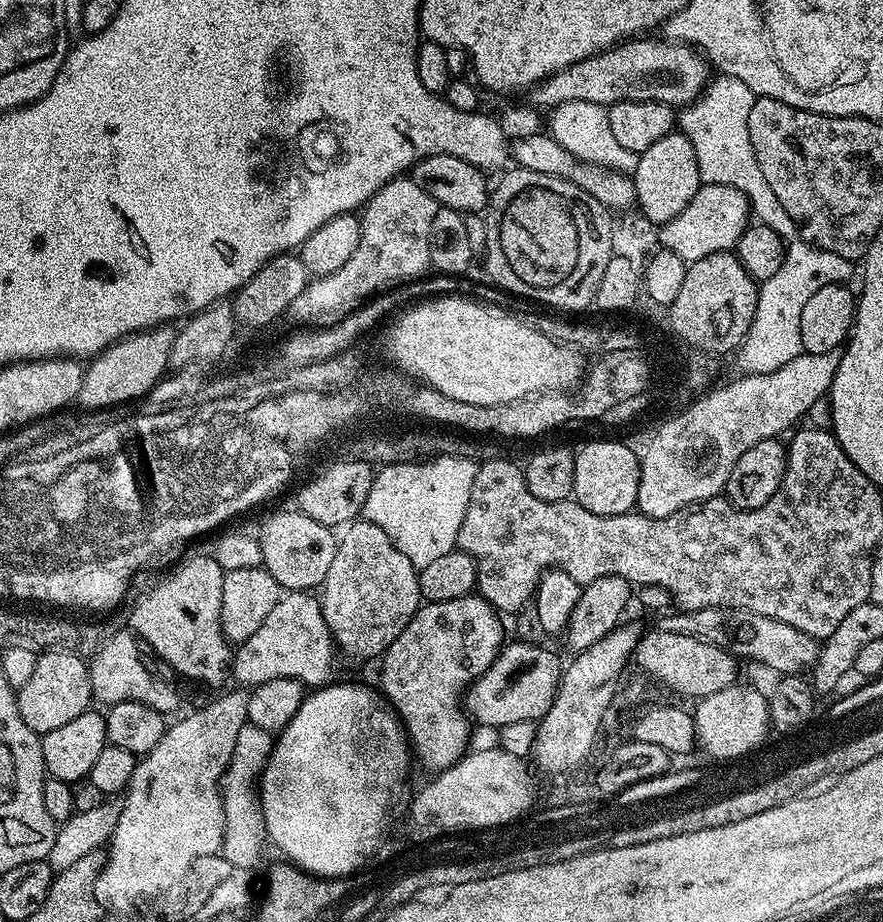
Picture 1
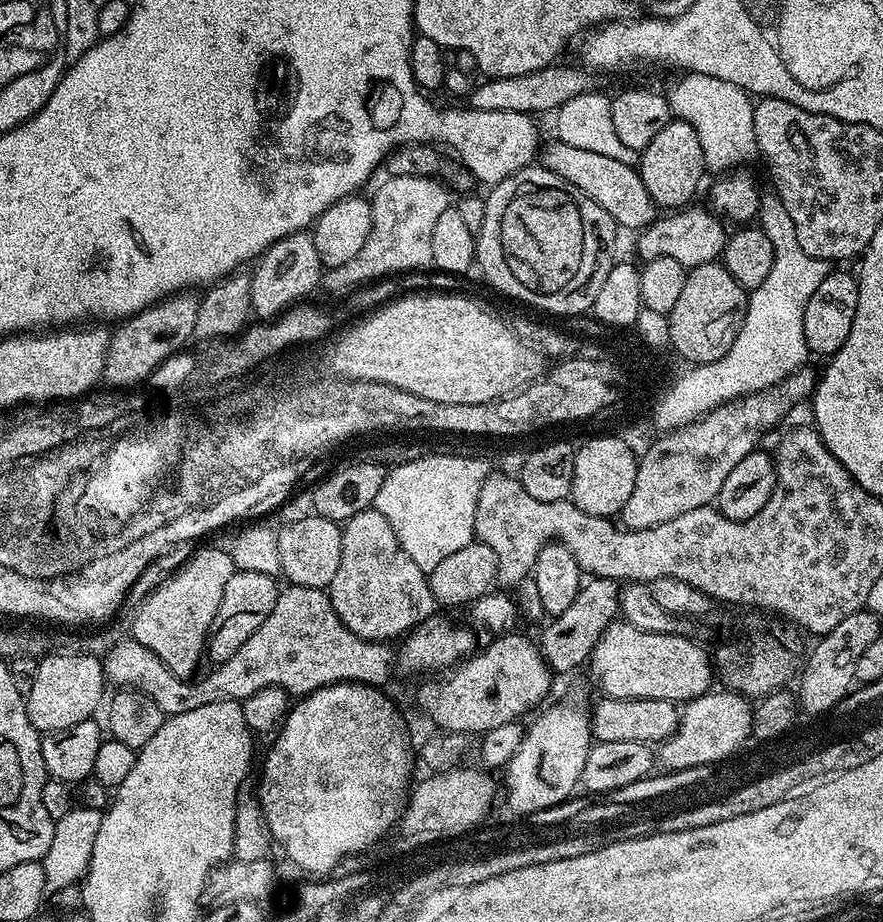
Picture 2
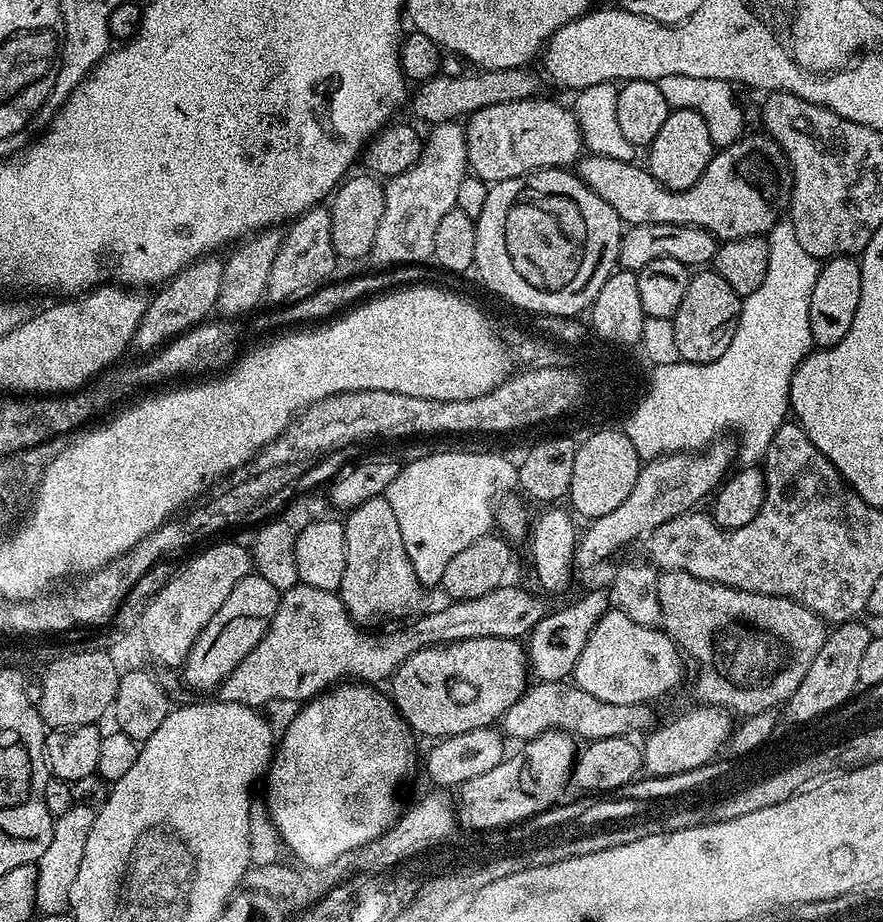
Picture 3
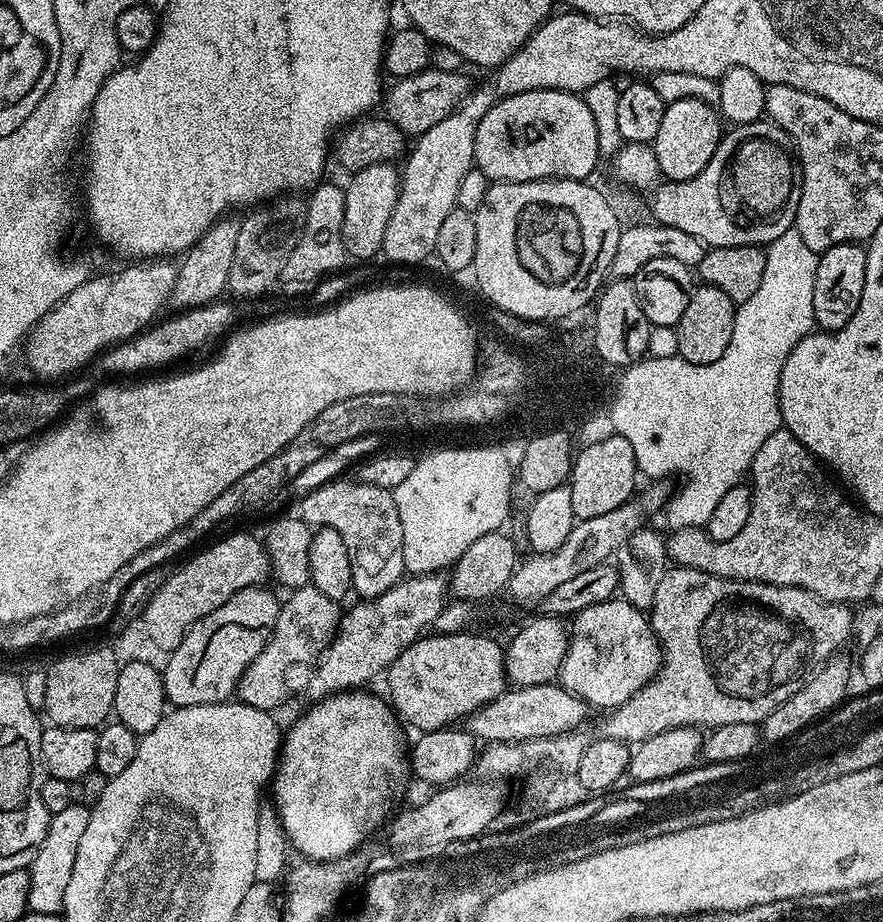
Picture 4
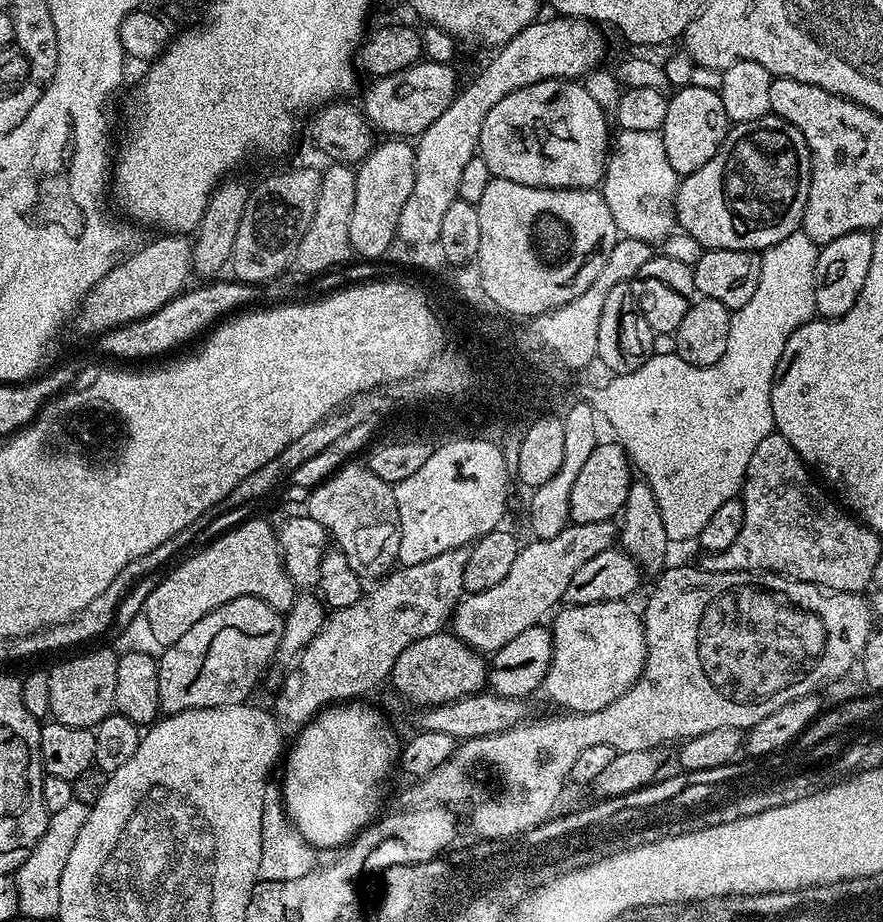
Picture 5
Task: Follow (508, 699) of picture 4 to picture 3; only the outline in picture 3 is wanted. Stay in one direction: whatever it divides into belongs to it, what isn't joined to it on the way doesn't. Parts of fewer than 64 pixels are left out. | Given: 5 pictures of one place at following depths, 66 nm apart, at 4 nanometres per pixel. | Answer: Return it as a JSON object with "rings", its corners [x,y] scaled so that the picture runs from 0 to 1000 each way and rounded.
{"rings":[[[614,738],[598,744],[590,756],[573,770],[564,785],[572,799],[580,802],[581,798],[582,802],[589,803],[588,805],[604,803],[609,800],[609,796],[629,790],[665,805],[677,800],[700,800],[720,796],[716,794],[733,795],[744,784],[742,774],[734,768],[737,767],[733,762],[682,761],[673,757],[673,753],[664,753],[664,748],[643,738]]]}

